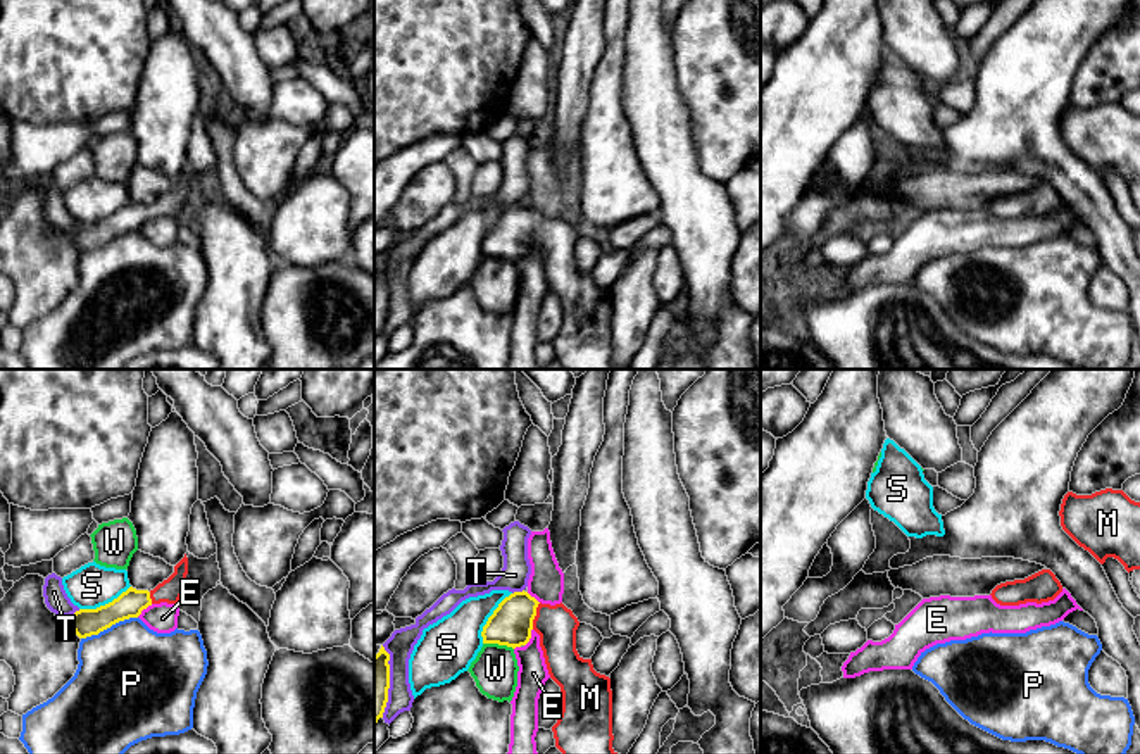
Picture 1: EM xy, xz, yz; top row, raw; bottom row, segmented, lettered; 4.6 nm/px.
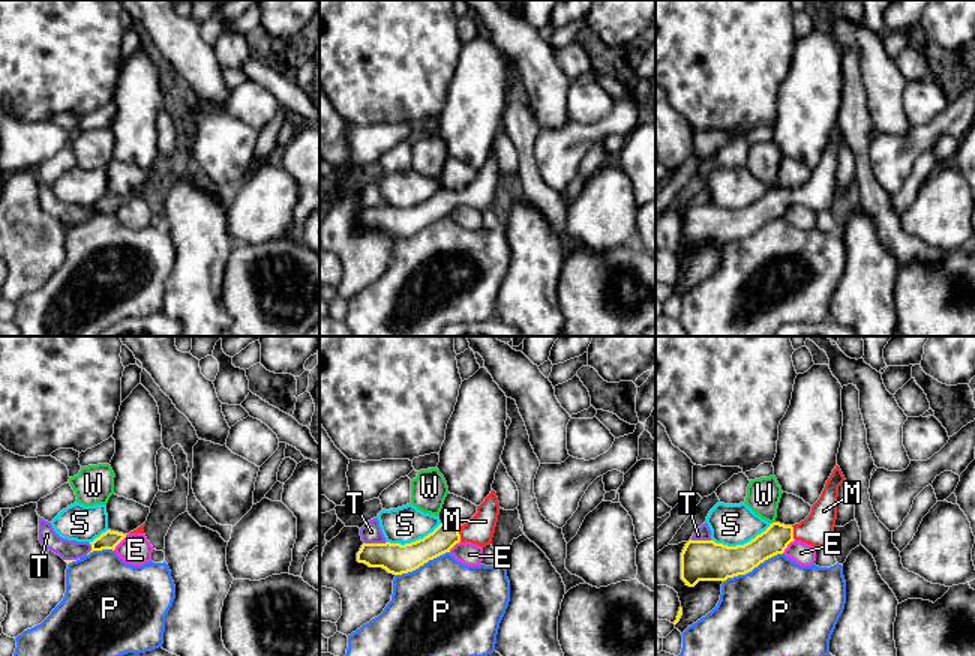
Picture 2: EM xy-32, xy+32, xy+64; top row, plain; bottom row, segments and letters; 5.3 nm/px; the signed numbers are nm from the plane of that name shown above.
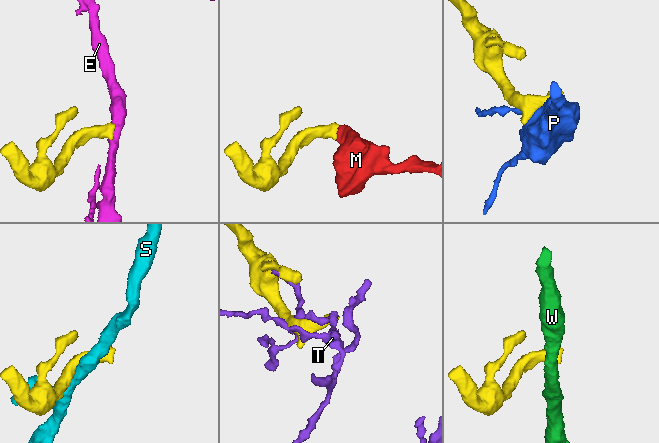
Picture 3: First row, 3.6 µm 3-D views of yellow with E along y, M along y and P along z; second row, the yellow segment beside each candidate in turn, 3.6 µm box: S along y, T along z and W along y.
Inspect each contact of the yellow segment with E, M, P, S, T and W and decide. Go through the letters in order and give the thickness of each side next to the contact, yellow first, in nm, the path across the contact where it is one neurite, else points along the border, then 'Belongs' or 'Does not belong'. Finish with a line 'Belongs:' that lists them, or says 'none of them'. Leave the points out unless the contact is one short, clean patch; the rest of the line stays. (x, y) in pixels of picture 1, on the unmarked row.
E: Thickness 130 nm (yellow) against 140 nm. Boundary: xy (152, 218), (137, 230). Does not belong
M: Thickness 200 nm (yellow) against 190 nm. Path across: xz (511, 237), (519, 228), (535, 228), (556, 238). Belongs
P: Thickness 130 nm (yellow) against 480 nm. Does not belong
S: Thickness 200 nm (yellow) against 260 nm. Does not belong
T: Thickness 130 nm (yellow) against 110 nm. Does not belong
W: Thickness 200 nm (yellow) against 220 nm. Boundary: xz (483, 256), (506, 257), (513, 263). Does not belong
Belongs: M

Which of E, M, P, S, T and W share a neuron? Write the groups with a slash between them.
E / M / P / S / T / W

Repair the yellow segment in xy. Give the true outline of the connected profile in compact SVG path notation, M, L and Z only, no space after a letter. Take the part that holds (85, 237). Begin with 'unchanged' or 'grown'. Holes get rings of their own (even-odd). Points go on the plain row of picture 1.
grown | M185 167L185 171L174 179L174 186L153 204L148 205L129 200L105 219L97 223L79 223L71 229L59 231L64 233L79 252L98 248L119 235L138 231L141 224L152 217L167 216L178 219L186 202L186 188L188 171Z

